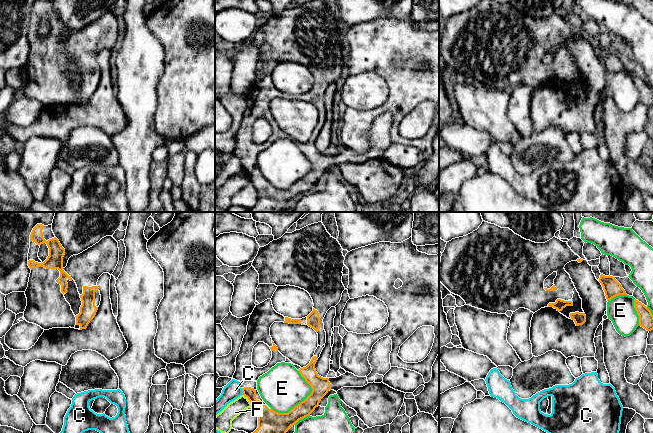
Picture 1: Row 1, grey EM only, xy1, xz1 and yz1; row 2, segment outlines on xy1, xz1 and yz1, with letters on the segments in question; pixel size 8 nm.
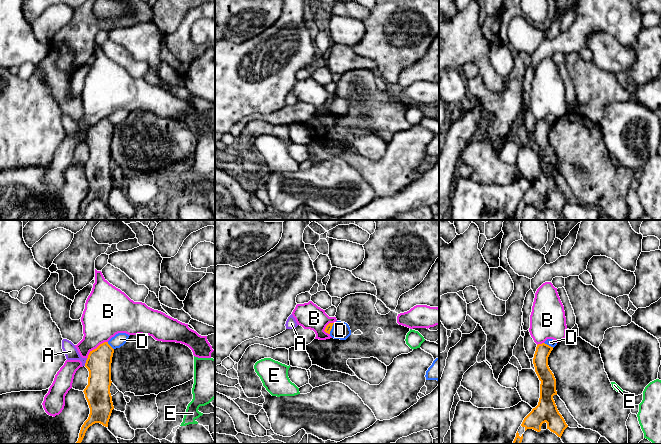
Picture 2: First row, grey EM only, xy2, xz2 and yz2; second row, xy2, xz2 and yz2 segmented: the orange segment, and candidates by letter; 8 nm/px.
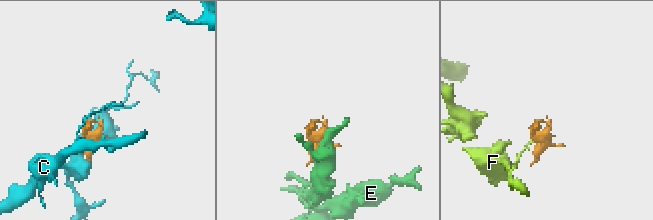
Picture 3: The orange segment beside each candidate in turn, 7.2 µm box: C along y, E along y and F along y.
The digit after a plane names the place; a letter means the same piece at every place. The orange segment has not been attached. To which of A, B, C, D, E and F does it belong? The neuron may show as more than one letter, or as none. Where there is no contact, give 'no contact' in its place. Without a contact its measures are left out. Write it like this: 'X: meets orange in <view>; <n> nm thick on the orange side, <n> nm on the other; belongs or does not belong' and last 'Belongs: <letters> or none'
A: meets orange in xy2; 200 nm thick on the orange side, 110 nm on the other; does not belong
B: meets orange in xy2; 200 nm thick on the orange side, 320 nm on the other; does not belong
C: meets orange in xz1; 110 nm thick on the orange side, 140 nm on the other; does not belong
D: meets orange in yz2; 120 nm thick on the orange side, 60 nm on the other; does not belong
E: meets orange in xz1; 170 nm thick on the orange side, 360 nm on the other; does not belong
F: meets orange in xz1; 190 nm thick on the orange side, 130 nm on the other; does not belong
Belongs: none

